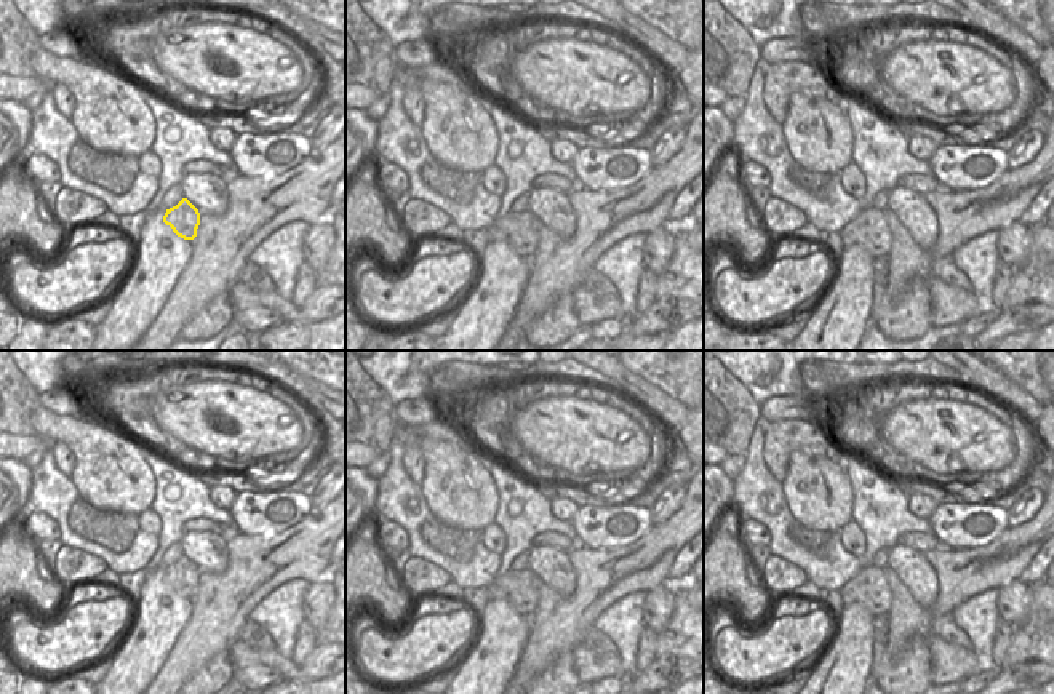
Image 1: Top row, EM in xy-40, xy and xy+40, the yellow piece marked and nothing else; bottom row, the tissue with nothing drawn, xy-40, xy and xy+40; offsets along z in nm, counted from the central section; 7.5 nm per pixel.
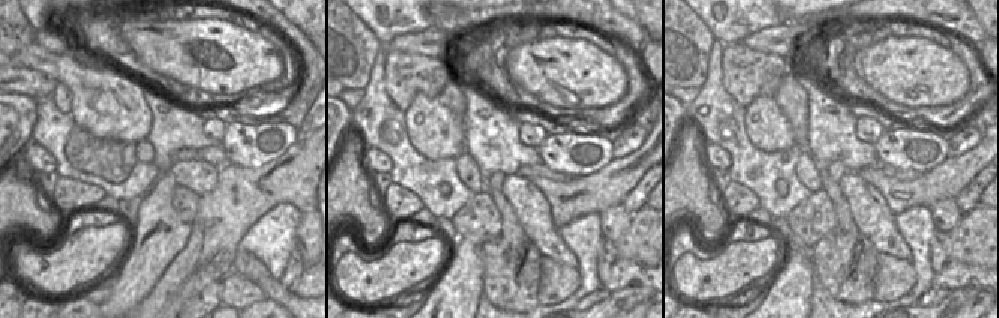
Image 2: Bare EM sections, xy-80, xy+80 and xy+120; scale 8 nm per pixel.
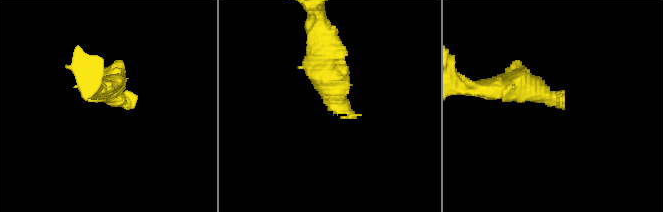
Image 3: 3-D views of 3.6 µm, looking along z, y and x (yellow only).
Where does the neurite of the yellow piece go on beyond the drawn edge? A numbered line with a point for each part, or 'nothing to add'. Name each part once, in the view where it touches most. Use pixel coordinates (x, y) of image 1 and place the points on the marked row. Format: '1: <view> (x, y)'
1: xy-40 (207, 192)

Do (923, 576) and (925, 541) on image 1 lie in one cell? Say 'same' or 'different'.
different

